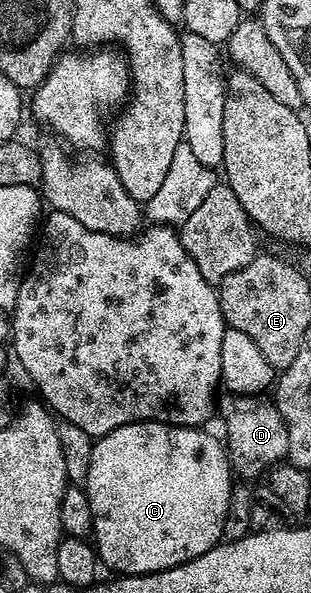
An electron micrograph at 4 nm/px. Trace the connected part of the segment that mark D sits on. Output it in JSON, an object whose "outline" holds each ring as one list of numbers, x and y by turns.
{"outline":[[224,394,218,400,218,416,224,419,224,432,228,435,226,451,237,477,252,482,255,476,263,477,287,457,288,427,275,403,267,404,260,396]]}

